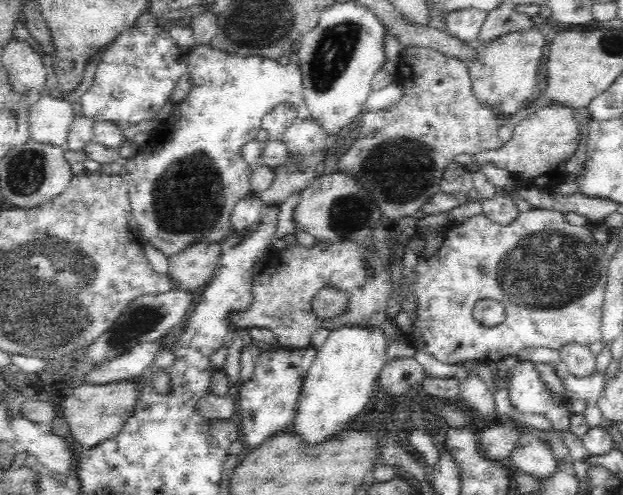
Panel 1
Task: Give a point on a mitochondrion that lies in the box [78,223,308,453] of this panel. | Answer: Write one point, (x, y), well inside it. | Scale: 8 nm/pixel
(141, 319)

